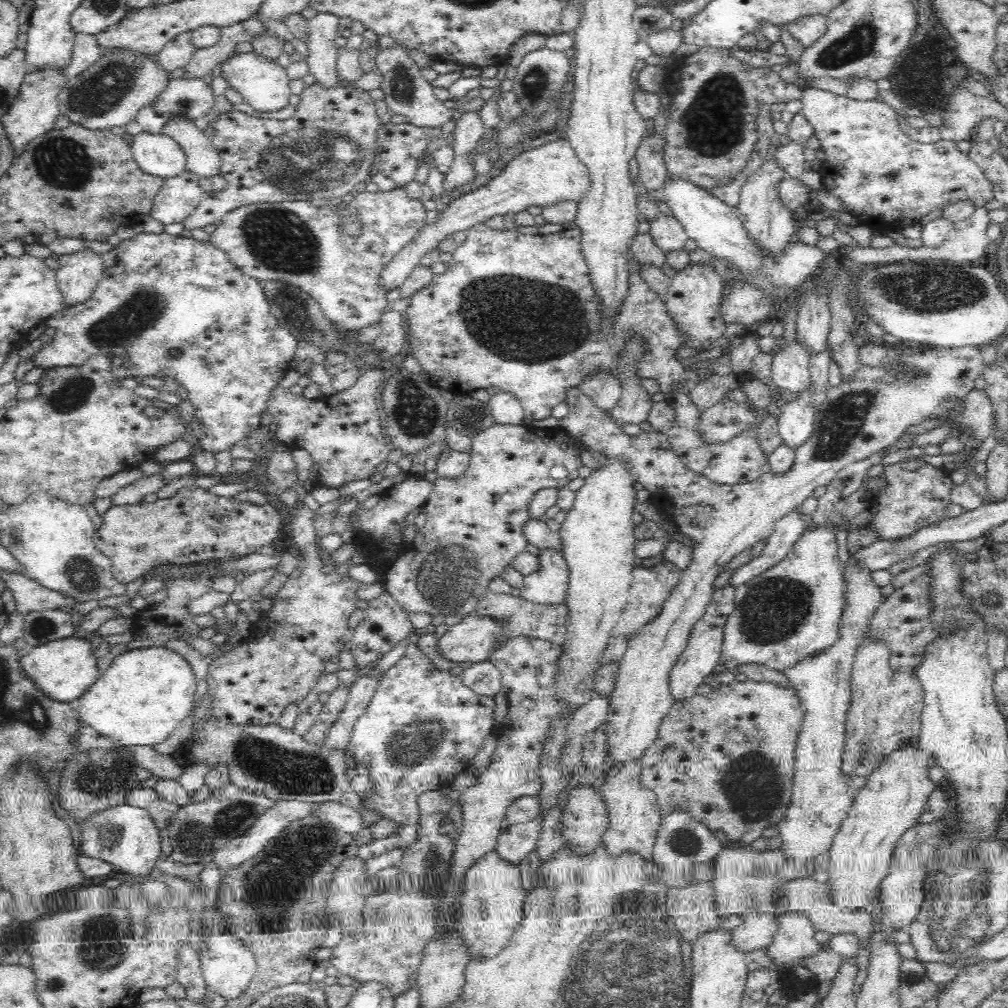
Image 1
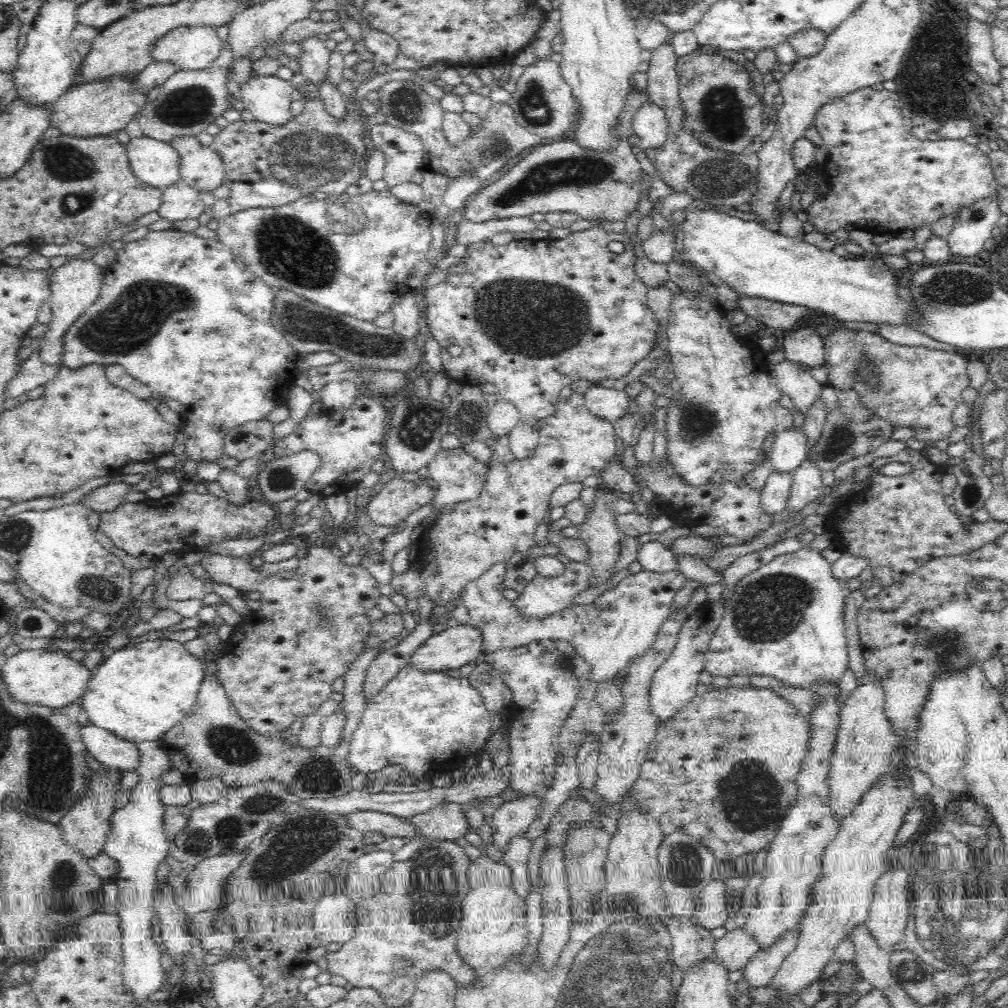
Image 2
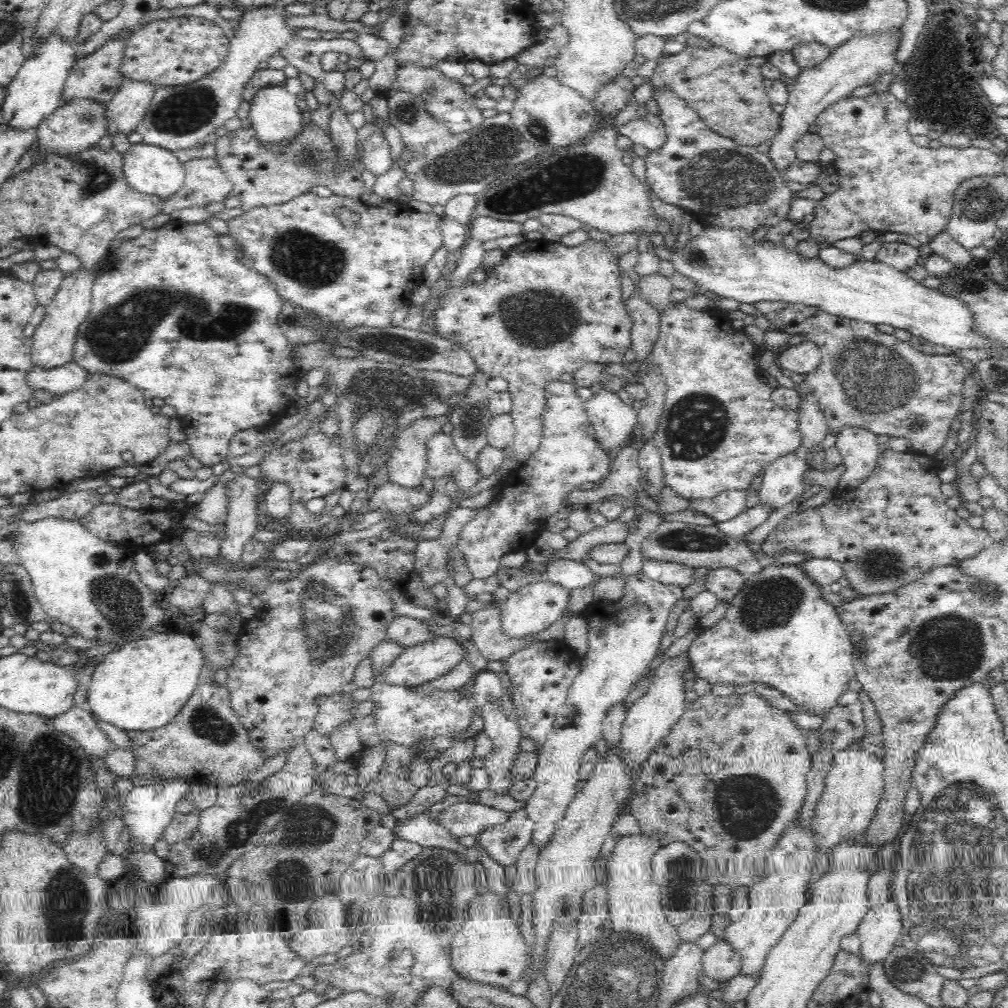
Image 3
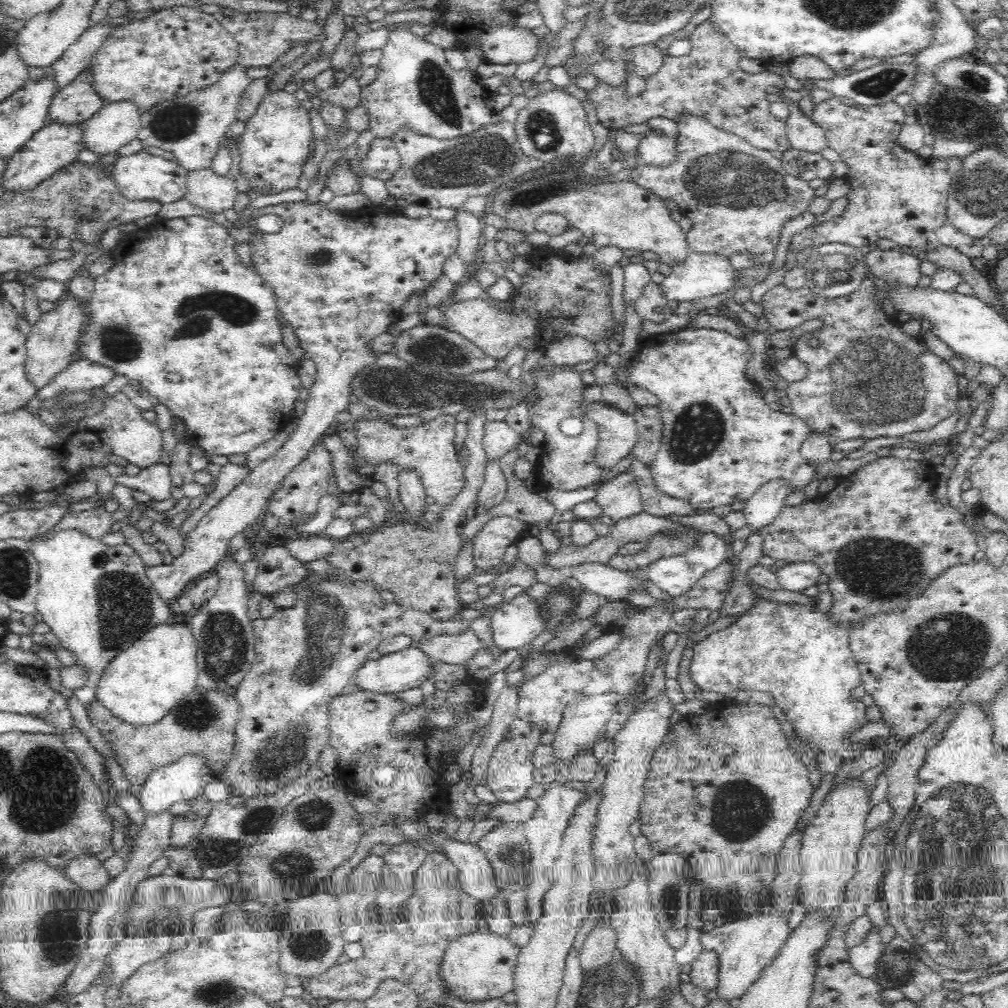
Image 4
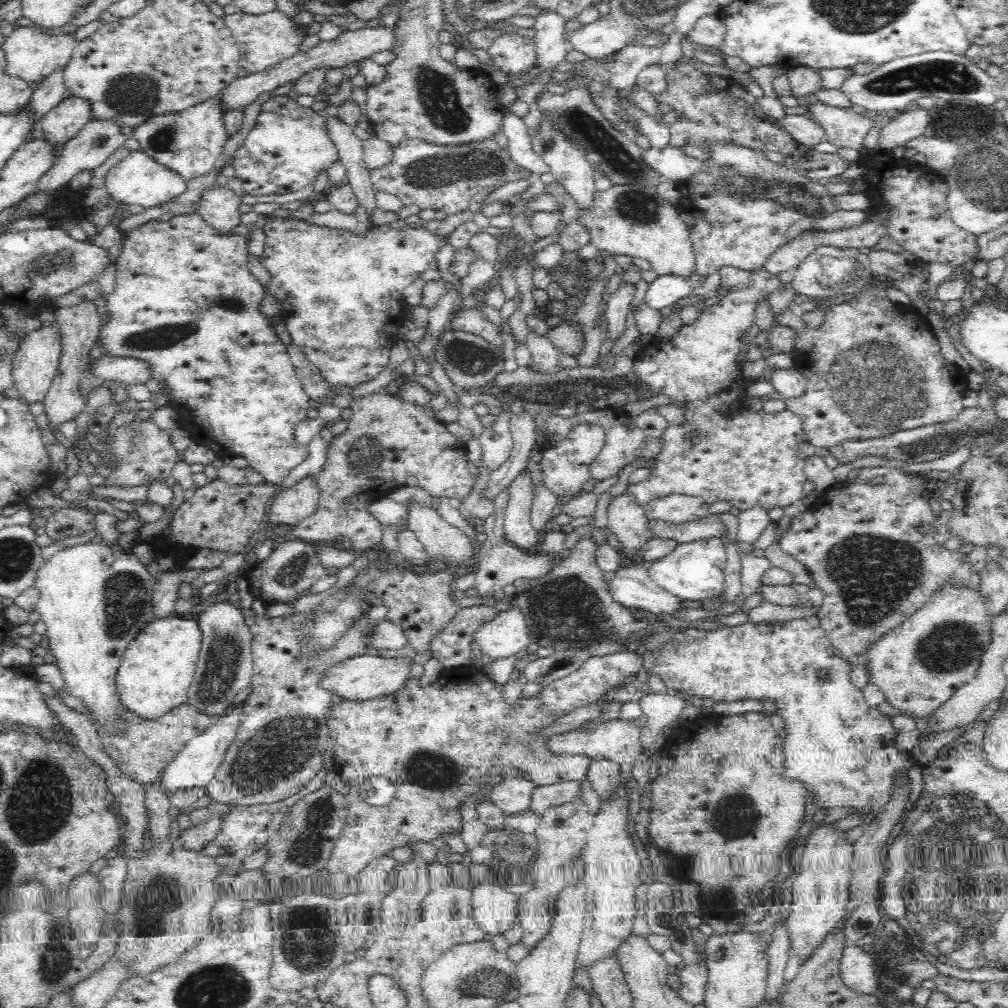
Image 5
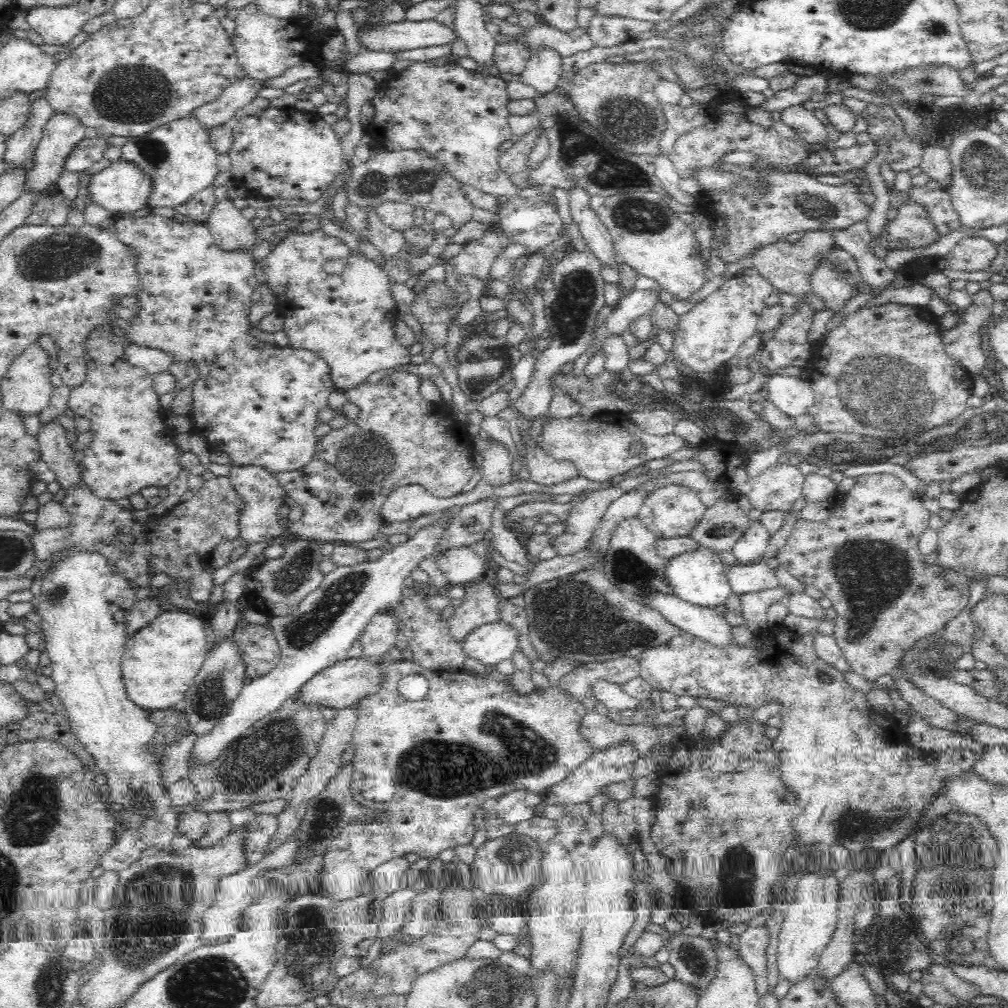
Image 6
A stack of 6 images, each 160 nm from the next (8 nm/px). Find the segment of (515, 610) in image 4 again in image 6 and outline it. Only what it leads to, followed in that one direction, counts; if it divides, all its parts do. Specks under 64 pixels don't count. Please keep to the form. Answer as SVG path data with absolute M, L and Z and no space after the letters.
M494 622L475 628L460 645L466 657L474 658L473 662L492 666L513 656L518 650L518 637L509 624Z

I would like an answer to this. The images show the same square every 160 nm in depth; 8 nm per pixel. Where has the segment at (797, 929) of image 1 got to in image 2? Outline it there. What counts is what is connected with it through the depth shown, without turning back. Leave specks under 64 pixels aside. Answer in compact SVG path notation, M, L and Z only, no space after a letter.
M796 927L784 933L783 940L768 951L758 952L742 970L742 979L749 988L766 986L781 965L781 960L796 946Z

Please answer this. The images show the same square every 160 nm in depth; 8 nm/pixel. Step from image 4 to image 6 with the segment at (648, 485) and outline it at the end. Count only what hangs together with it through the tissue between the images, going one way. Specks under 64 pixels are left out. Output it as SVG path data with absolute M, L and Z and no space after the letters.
M664 482L664 486L655 489L640 499L640 510L636 518L651 530L659 540L676 537L690 537L692 530L700 524L707 507L702 504L694 489L681 486L680 482Z

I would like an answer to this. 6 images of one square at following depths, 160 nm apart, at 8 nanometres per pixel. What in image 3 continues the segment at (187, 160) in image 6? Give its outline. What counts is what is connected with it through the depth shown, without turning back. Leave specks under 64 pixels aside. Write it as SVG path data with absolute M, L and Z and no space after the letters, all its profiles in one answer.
M258 7L250 9L239 18L238 32L230 40L230 48L222 64L192 84L156 89L137 132L143 136L143 142L157 146L176 154L179 150L202 148L206 136L215 132L228 120L236 118L238 106L243 99L243 90L258 70L259 63L273 54L282 55L302 74L312 76L315 82L324 82L324 70L320 66L320 57L326 52L348 54L352 60L369 60L355 39L340 40L299 40L286 24L284 7Z

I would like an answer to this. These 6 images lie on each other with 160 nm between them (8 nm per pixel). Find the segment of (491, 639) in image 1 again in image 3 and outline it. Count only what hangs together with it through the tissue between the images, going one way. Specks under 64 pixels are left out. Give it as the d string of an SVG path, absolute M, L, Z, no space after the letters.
M440 636L432 642L403 647L402 654L397 656L387 667L382 667L379 671L373 672L373 682L375 684L414 688L448 674L462 657L466 657L466 654L465 649L456 639L444 636Z

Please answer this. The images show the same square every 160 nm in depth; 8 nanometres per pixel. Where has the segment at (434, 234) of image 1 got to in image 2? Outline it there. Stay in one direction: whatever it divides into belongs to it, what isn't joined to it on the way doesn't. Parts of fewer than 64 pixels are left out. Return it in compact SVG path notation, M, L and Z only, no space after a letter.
M636 88L626 97L612 126L616 142L611 149L582 147L572 137L536 147L504 176L471 197L464 206L462 218L486 222L529 217L534 212L545 215L556 212L575 214L582 220L622 222L636 210L643 196L644 173L629 140L633 136L632 119L646 101L645 92Z

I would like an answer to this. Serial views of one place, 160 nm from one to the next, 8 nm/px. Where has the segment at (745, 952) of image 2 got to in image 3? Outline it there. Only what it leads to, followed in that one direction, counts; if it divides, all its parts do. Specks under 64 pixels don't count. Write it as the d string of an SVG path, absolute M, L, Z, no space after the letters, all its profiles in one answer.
M717 941L702 954L701 972L714 982L728 982L738 976L739 966L738 955L724 941Z

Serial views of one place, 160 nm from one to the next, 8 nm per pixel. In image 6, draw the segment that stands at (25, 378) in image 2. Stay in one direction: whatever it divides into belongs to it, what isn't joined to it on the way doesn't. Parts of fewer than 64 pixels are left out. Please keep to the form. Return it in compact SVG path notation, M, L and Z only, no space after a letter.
M130 344L127 347L125 358L133 366L144 368L152 376L167 371L176 362L175 356L170 352L150 346L139 346L138 344Z

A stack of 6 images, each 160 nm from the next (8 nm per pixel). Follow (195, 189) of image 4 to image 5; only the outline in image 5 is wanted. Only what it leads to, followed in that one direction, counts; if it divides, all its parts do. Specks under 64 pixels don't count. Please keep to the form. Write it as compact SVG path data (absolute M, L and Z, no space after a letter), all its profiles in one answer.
M215 185L204 190L199 202L198 213L220 236L235 234L234 230L242 222L238 211L241 202L230 187L216 188Z

